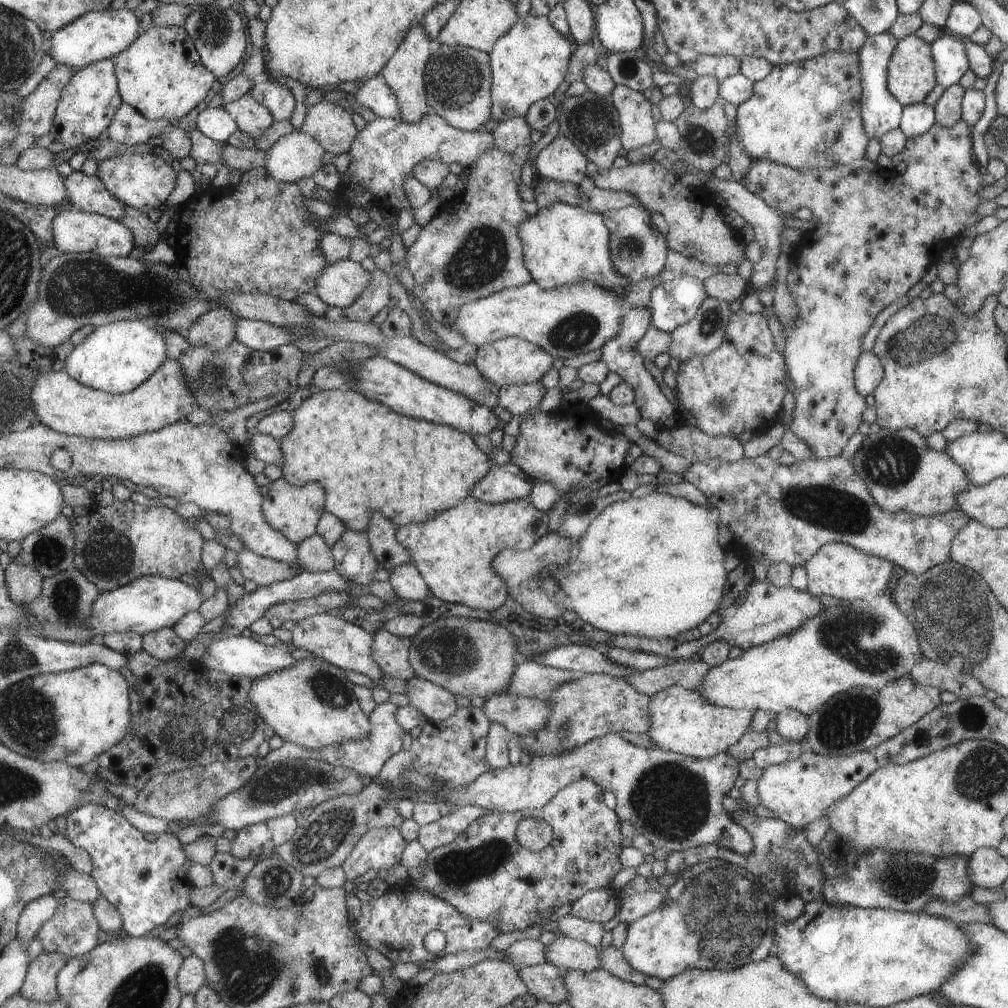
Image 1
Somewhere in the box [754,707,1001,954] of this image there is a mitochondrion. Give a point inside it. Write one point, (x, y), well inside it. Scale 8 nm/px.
(902, 881)

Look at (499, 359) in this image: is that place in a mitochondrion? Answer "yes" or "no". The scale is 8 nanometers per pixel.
no

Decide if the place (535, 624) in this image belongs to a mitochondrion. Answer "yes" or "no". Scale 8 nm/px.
no

